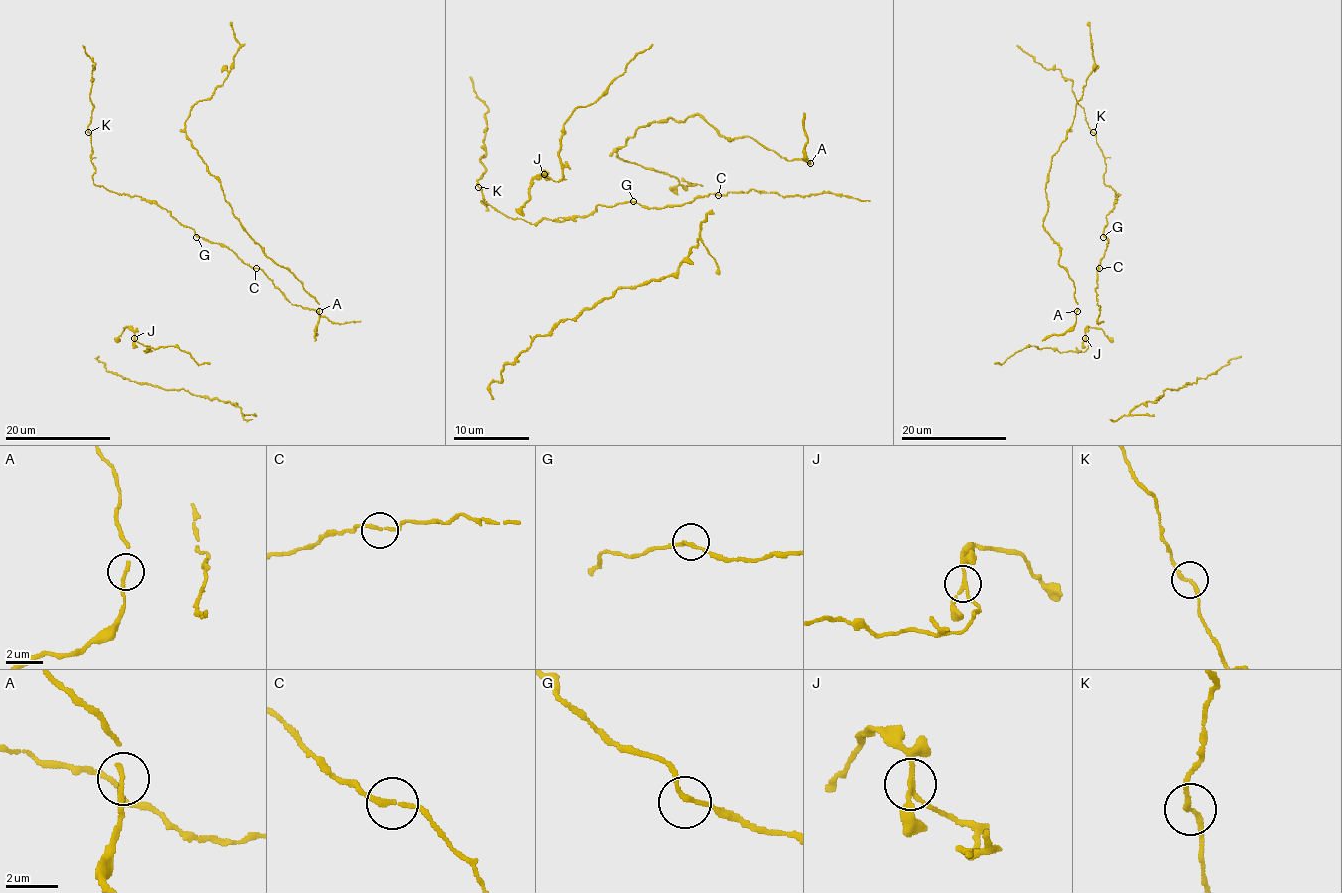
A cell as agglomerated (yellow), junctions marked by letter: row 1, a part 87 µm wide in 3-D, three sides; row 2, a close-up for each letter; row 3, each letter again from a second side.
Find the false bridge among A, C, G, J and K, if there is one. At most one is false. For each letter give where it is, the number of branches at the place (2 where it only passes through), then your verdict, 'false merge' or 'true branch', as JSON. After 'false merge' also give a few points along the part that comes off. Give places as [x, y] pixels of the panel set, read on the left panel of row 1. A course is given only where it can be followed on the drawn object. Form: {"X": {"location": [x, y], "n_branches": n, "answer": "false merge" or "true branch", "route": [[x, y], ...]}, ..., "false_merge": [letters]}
{"A": {"location": [319, 311], "n_branches": 2, "answer": "true branch"}, "C": {"location": [256, 268], "n_branches": 2, "answer": "true branch"}, "G": {"location": [196, 237], "n_branches": 2, "answer": "true branch"}, "J": {"location": [134, 338], "n_branches": 3, "answer": "true branch"}, "K": {"location": [88, 132], "n_branches": 2, "answer": "true branch"}, "false_merge": []}

